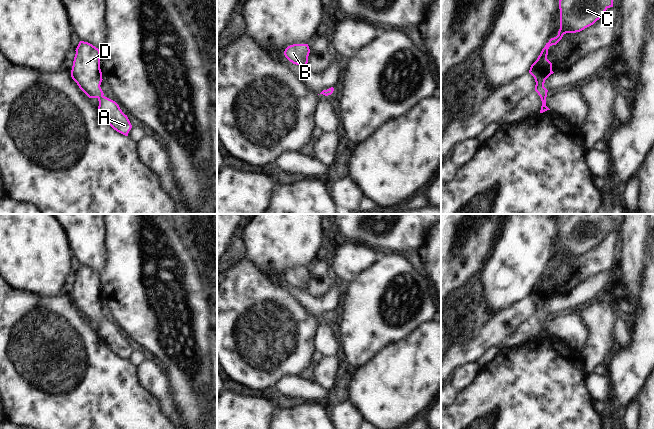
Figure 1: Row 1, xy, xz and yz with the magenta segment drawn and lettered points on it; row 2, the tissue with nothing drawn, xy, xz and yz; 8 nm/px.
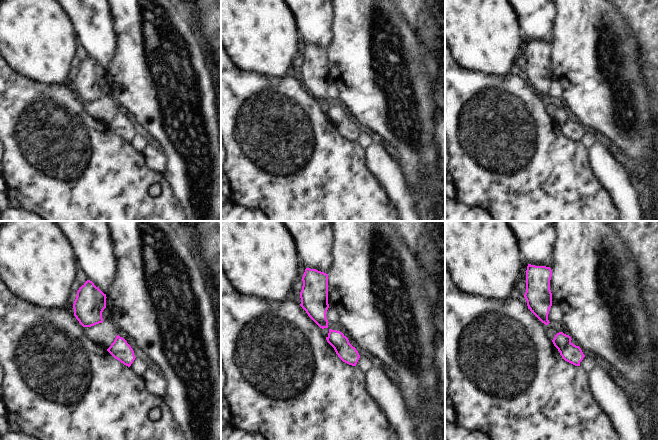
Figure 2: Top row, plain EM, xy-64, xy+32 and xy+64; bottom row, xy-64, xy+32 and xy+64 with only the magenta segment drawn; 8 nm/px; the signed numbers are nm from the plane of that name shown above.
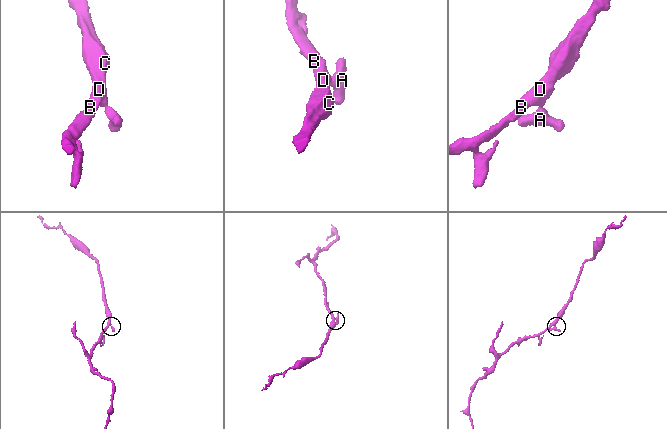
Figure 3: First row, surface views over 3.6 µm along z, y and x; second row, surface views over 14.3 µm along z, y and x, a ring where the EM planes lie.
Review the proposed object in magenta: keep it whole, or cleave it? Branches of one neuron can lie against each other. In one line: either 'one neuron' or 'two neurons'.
one neuron

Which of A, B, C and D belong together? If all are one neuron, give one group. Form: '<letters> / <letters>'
A B C D

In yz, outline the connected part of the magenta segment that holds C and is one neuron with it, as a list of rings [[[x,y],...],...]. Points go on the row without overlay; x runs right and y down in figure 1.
[[[572,214],[560,222],[558,259],[546,267],[529,294],[536,306],[535,315],[542,325],[540,337],[550,334],[546,330],[548,314],[544,311],[545,304],[554,297],[552,287],[547,283],[549,271],[556,269],[564,258],[580,256],[593,249],[610,231],[613,231],[613,223],[609,214]]]

